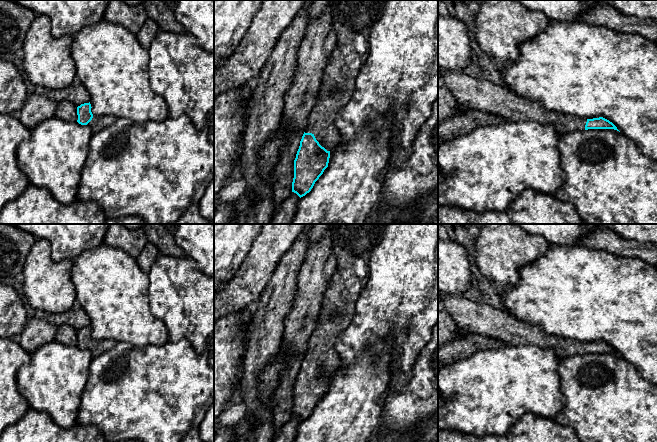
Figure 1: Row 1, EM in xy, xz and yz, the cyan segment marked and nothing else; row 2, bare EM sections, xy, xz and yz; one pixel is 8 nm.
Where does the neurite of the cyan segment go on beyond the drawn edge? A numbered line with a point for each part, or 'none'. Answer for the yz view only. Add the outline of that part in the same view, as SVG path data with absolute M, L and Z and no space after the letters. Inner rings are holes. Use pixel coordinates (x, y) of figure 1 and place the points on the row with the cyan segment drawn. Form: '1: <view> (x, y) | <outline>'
1: yz (470, 93) | M438 70L438 76L443 79L444 87L453 95L460 113L478 110L501 117L506 122L535 121L542 125L554 126L560 133L585 130L587 119L564 112L549 111L539 101L521 97L505 86L471 77L463 71Z

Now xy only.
1: xy (97, 124) | M112 115L93 116L92 120L87 124L93 133L97 133L116 121L116 117Z

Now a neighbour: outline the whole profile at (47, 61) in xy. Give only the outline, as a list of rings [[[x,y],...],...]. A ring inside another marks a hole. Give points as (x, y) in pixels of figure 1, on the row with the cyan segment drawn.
[[[36,15],[23,44],[23,69],[31,83],[47,89],[64,89],[76,78],[71,56],[73,37],[56,38],[51,34],[51,21]]]

